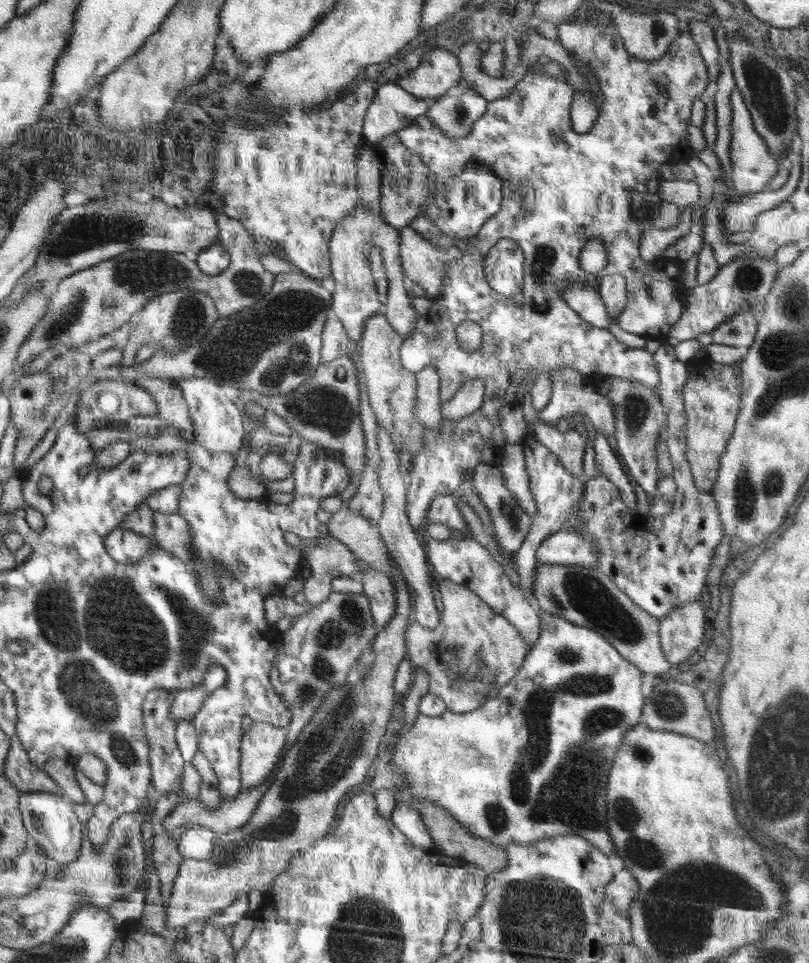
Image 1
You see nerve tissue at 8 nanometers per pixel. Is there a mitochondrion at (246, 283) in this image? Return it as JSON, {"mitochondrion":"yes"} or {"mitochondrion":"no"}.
{"mitochondrion":"yes"}

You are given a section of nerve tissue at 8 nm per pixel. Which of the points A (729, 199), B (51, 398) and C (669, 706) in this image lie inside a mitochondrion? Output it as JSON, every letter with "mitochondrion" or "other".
{"A":"other","B":"mitochondrion","C":"mitochondrion"}

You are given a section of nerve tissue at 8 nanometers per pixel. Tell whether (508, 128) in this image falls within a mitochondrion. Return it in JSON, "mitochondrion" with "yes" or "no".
{"mitochondrion":"no"}

